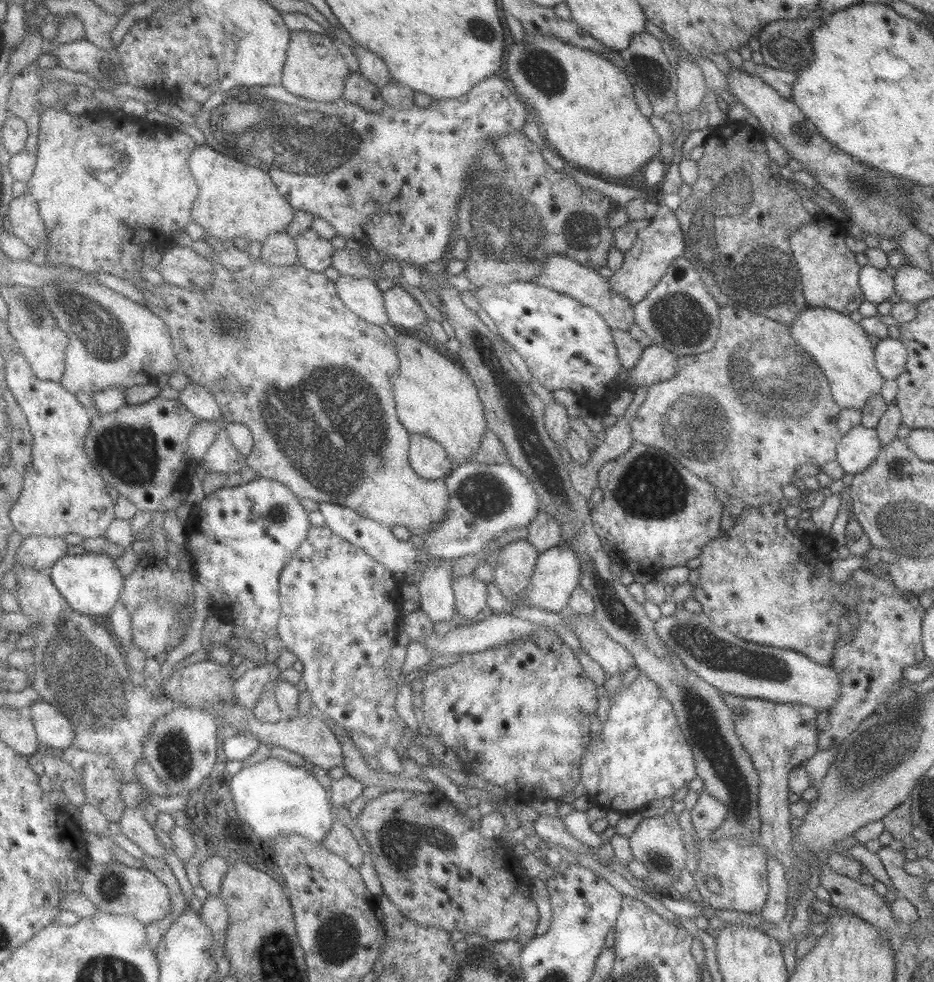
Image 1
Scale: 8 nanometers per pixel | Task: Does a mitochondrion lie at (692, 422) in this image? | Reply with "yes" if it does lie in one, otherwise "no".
yes

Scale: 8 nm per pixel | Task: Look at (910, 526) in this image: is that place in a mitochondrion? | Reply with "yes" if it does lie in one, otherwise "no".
yes

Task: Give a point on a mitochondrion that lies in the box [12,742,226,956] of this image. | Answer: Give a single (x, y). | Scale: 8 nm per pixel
(111, 888)

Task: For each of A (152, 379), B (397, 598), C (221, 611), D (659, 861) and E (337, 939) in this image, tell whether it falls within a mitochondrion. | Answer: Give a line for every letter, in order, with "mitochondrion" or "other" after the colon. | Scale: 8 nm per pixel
A: other
B: other
C: other
D: mitochondrion
E: mitochondrion

